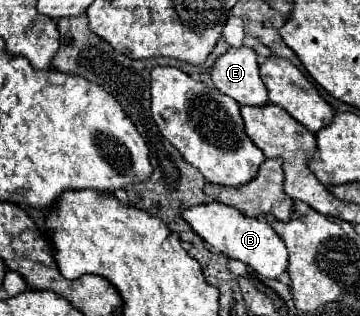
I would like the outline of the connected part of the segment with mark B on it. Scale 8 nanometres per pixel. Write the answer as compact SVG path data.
M217 201L193 205L181 213L181 217L191 225L191 229L205 239L211 247L229 259L239 259L263 277L277 279L287 269L287 247L279 235L265 223L265 219L251 219L241 215L235 207L221 205Z

